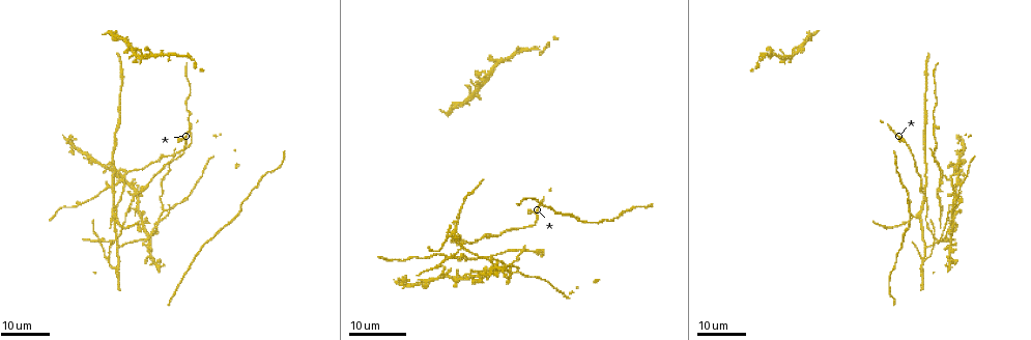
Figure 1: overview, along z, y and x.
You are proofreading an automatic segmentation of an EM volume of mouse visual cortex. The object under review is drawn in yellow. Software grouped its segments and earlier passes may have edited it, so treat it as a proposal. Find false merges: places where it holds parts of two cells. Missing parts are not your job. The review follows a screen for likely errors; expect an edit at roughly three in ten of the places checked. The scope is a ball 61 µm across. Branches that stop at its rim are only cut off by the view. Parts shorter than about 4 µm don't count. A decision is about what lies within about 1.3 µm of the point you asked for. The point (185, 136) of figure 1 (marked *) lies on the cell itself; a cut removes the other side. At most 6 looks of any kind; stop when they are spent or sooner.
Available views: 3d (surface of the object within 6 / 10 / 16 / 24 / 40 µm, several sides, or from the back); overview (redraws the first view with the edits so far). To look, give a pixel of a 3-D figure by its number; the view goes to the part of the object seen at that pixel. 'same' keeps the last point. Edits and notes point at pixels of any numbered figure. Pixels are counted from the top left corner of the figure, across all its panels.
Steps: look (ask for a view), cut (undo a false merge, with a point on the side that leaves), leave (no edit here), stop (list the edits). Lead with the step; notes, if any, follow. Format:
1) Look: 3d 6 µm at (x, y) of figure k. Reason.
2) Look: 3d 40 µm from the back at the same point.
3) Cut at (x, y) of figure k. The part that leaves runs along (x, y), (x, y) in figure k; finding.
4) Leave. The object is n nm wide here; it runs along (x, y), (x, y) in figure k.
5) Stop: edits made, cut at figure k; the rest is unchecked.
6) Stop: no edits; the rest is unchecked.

Look: 3d 24 µm at (494, 235) of figure 1. Calibre changes.

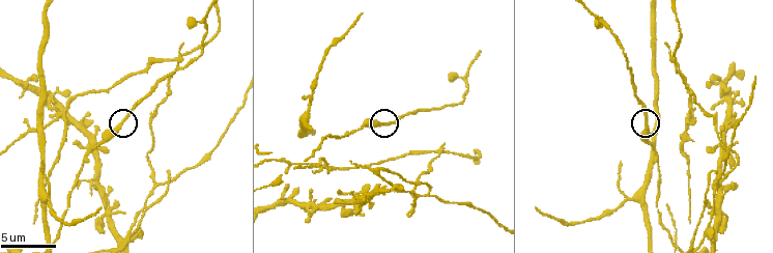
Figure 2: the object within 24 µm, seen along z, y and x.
Look: 3d 10 µm at (120, 123) of figure 2. Zoom in.

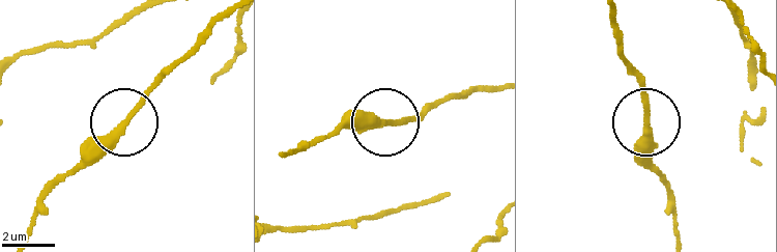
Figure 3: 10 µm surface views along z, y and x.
Leave. The object is 300 nm wide here; it runs along (609, 8), (619, 55), (642, 95), (648, 167) in figure 3; continuous, no second cell.

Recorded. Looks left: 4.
Look: 3d 10 µm at (154, 184) of figure 2. A fork.

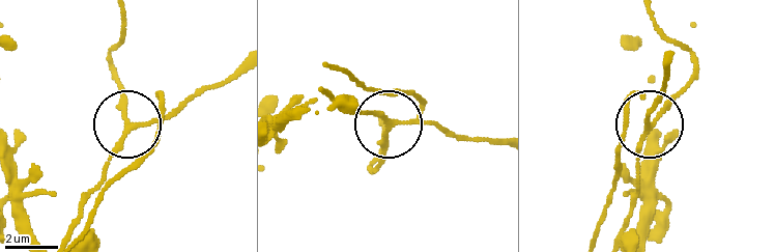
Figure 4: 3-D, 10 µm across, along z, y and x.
Look: 3d 6 µm at (131, 124) of figure 4.

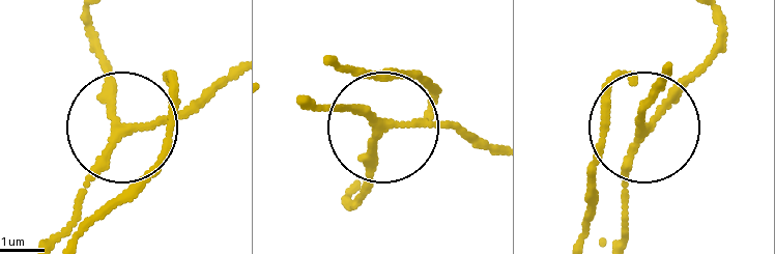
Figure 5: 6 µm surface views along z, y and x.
Leave. The side arm is 27 µm long; 3 arms meet here; one cell here.

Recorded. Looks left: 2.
Look: 3d 10 µm at (716, 127) of figure 2. Sudden change in width.

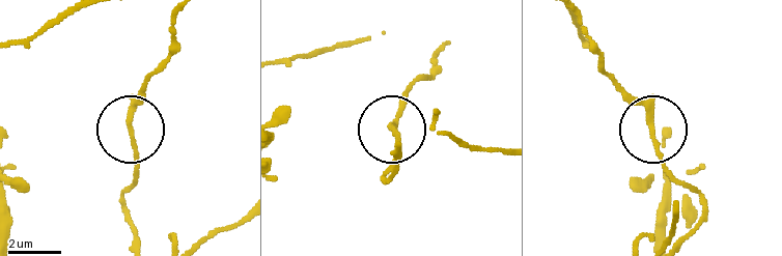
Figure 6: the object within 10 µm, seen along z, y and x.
Look: 3d 10 µm from the back at (651, 126) of figure 6. Other side.

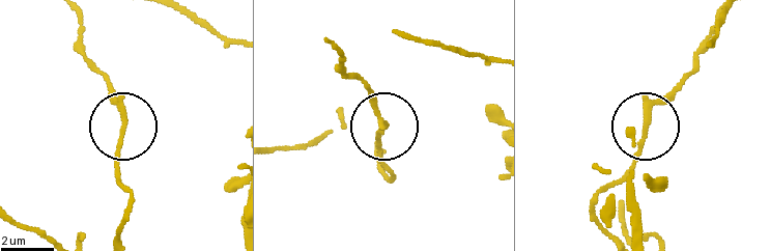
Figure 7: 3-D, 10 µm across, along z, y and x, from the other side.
Leave. It runs along (615, 235), (597, 195), (637, 155), (651, 108), (693, 71) in figure 7; continuous, no second cell.

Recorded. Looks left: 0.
Stop: no edits; the rest is unchecked.

